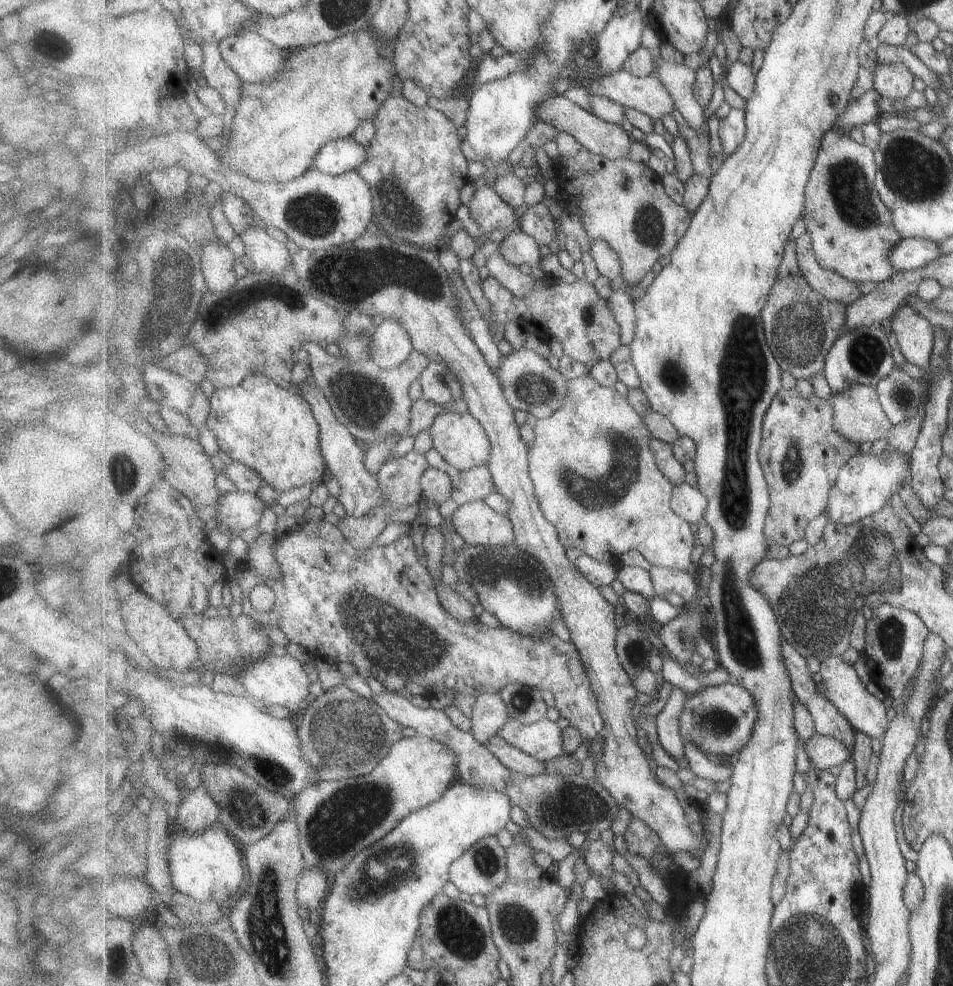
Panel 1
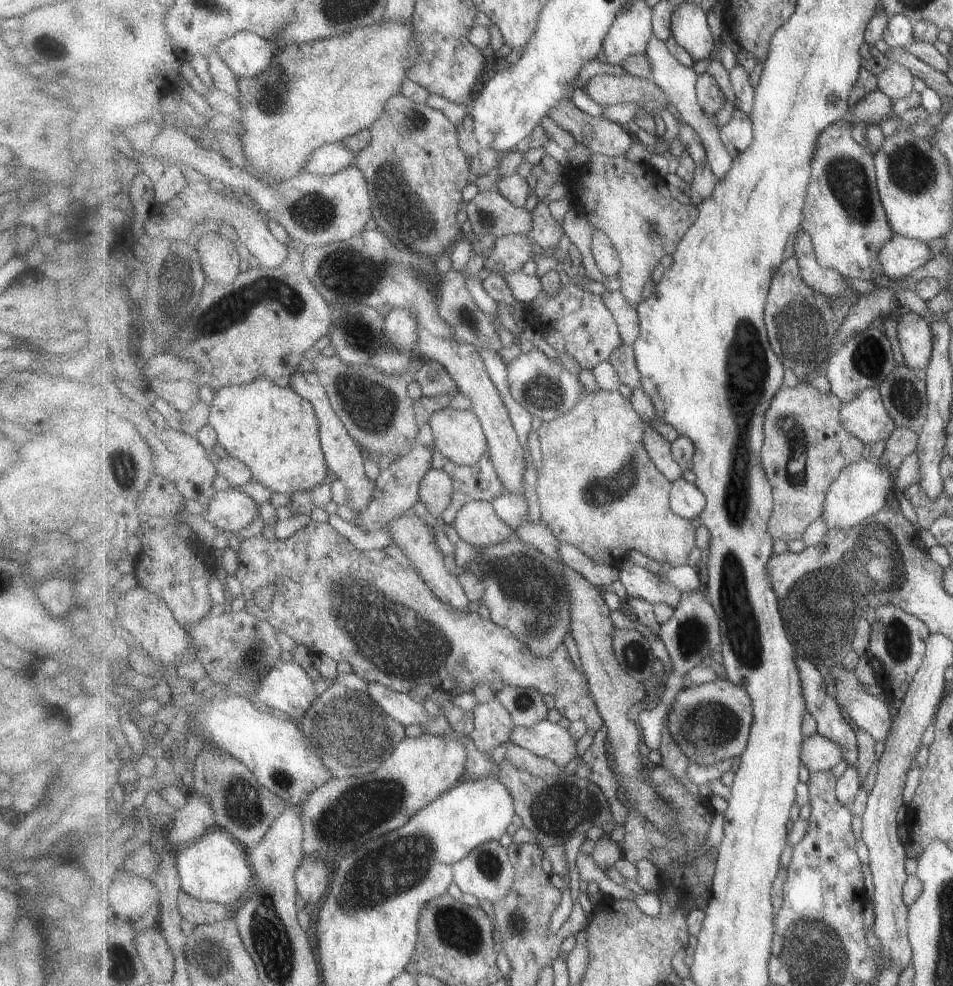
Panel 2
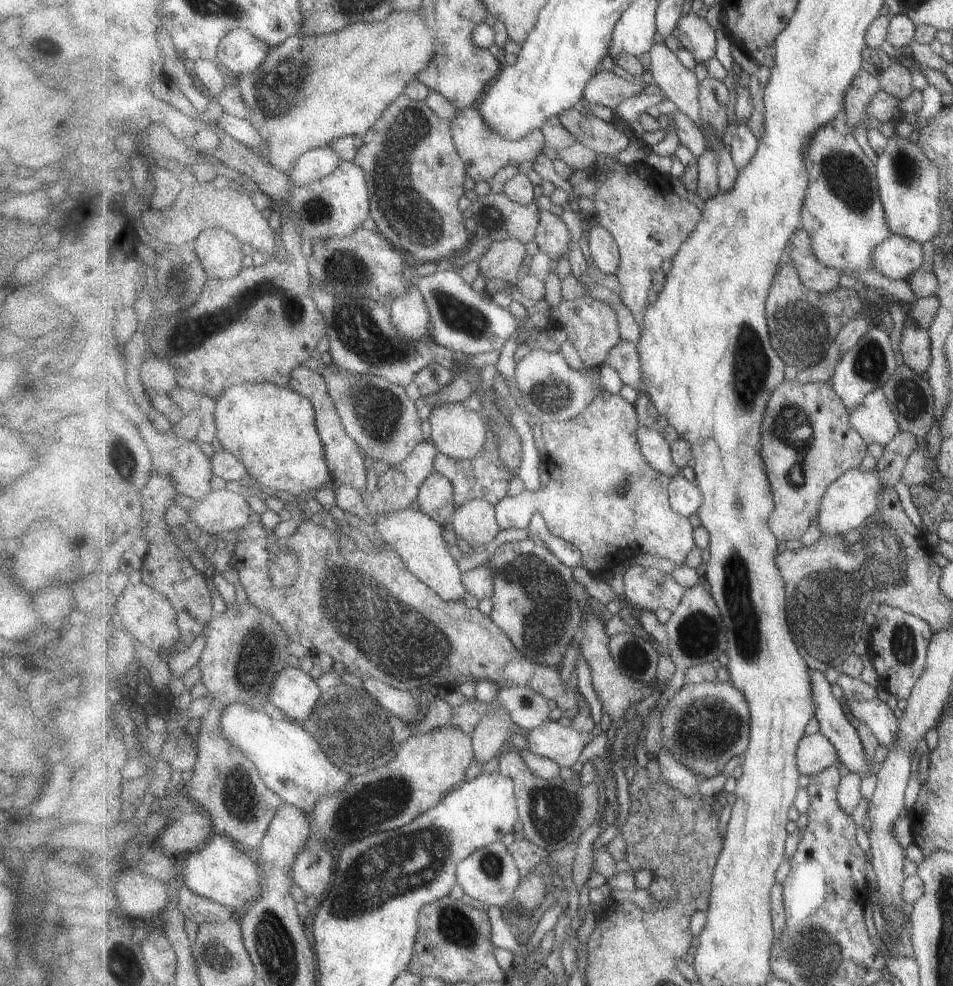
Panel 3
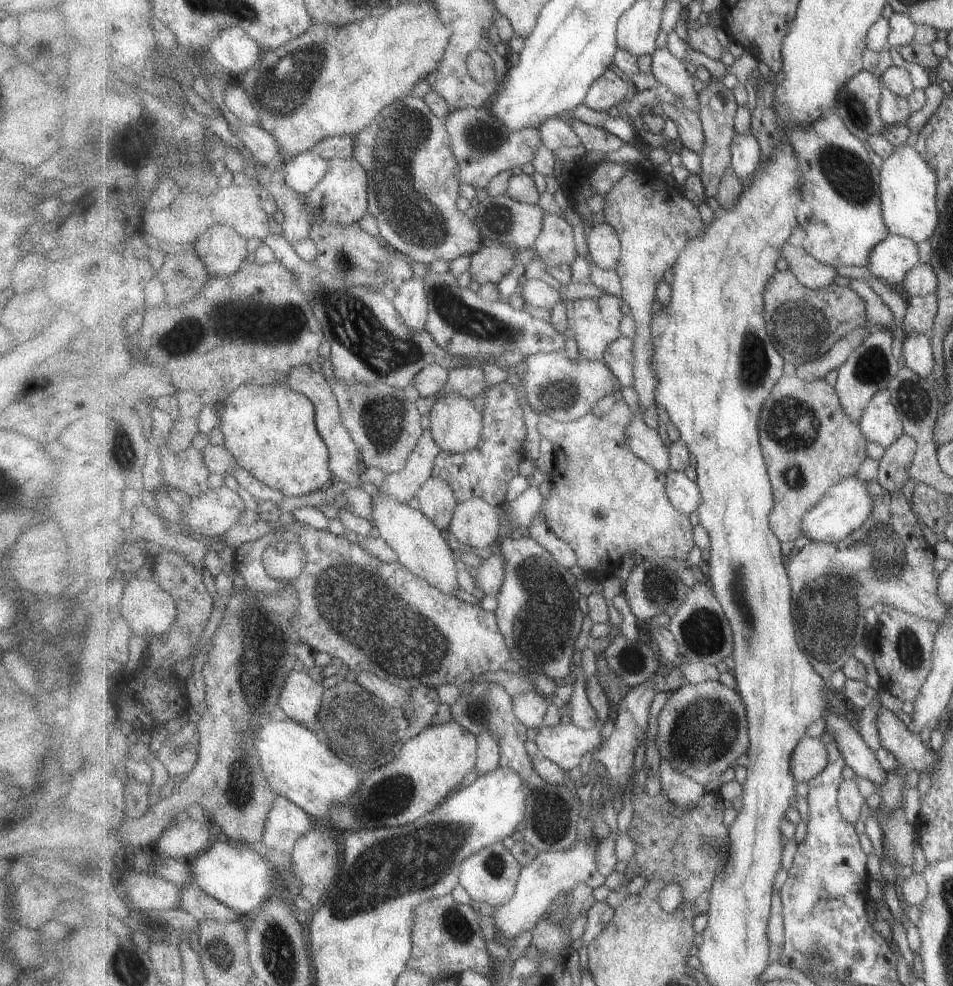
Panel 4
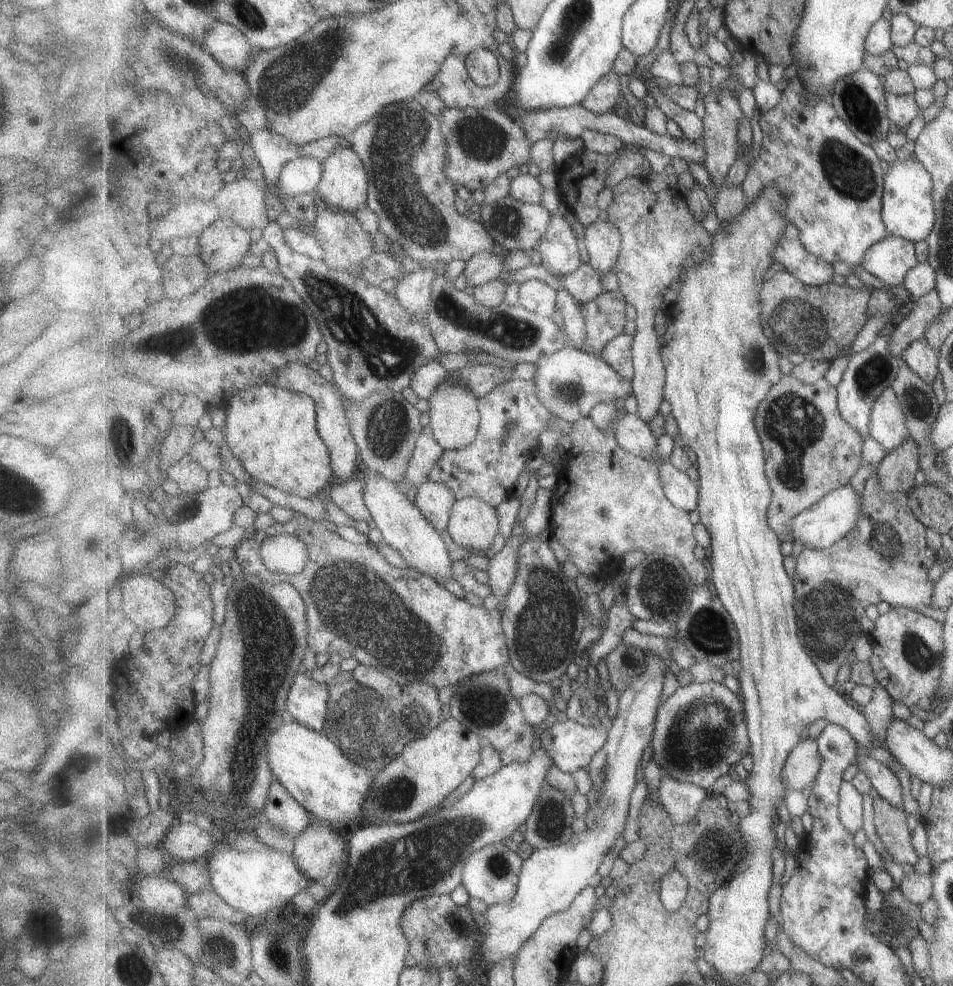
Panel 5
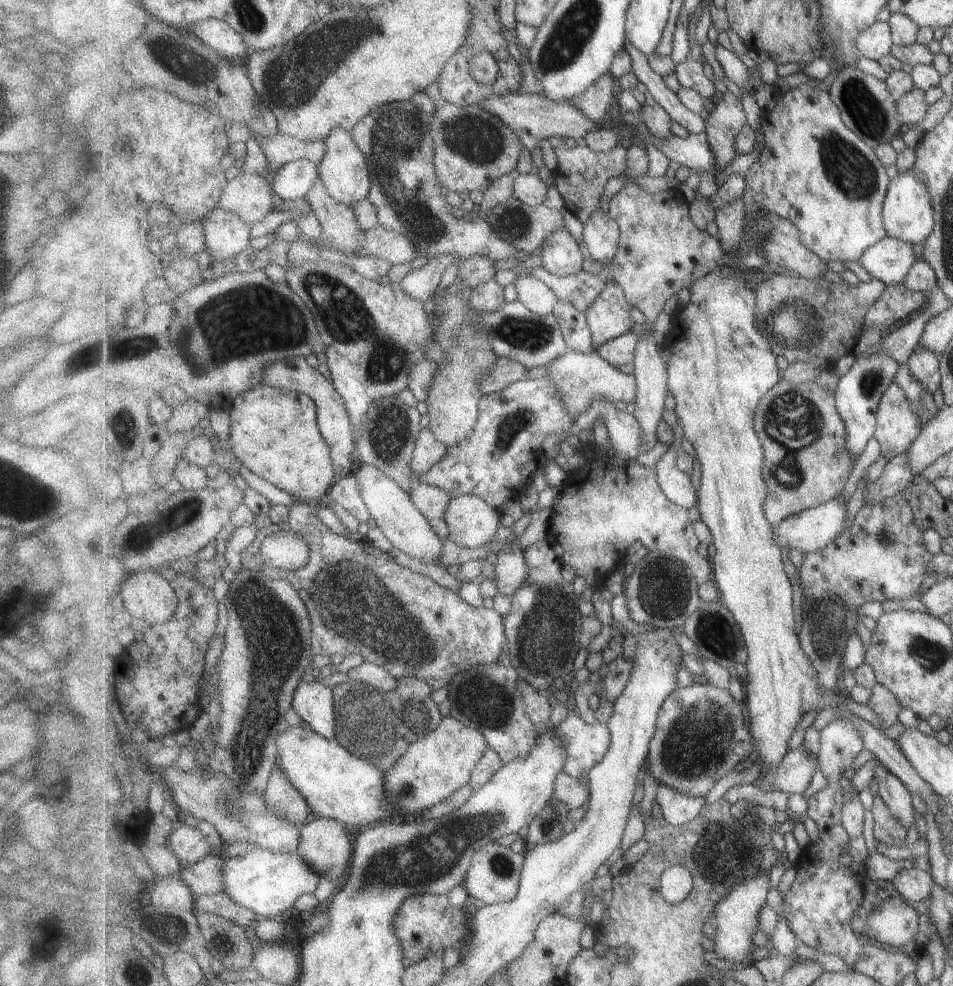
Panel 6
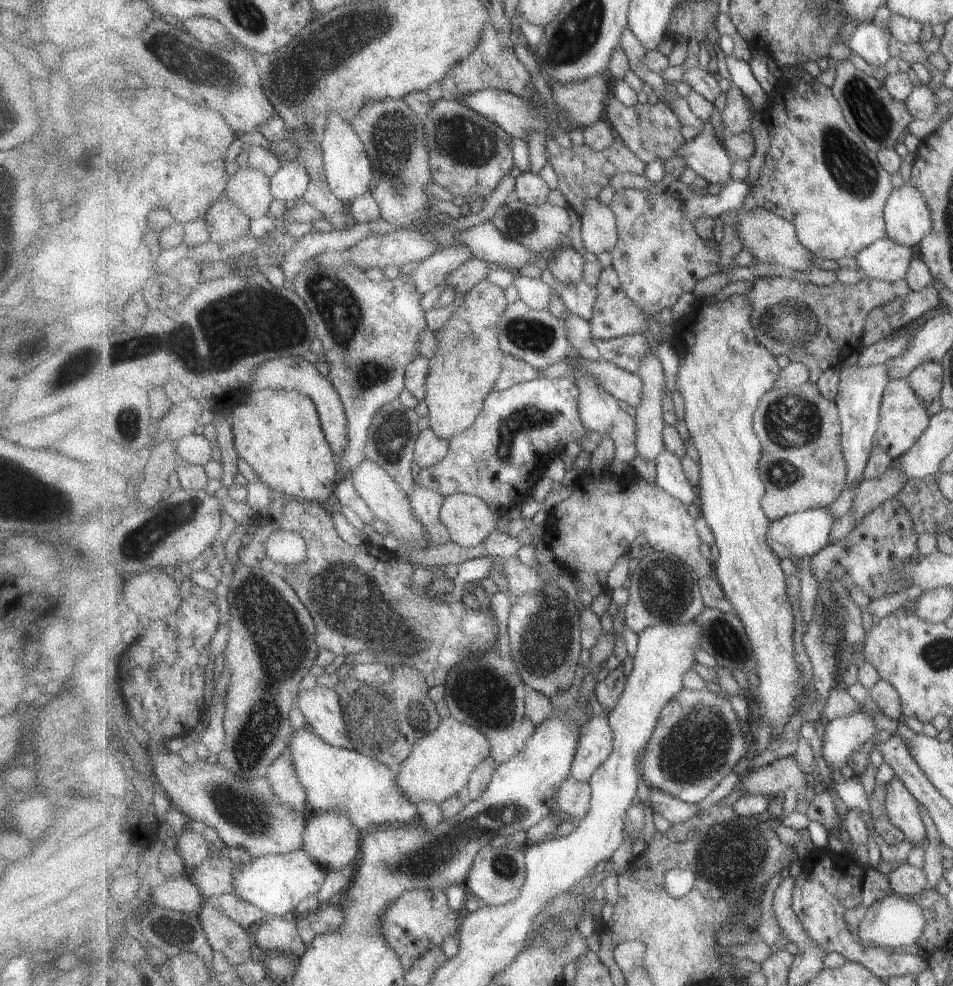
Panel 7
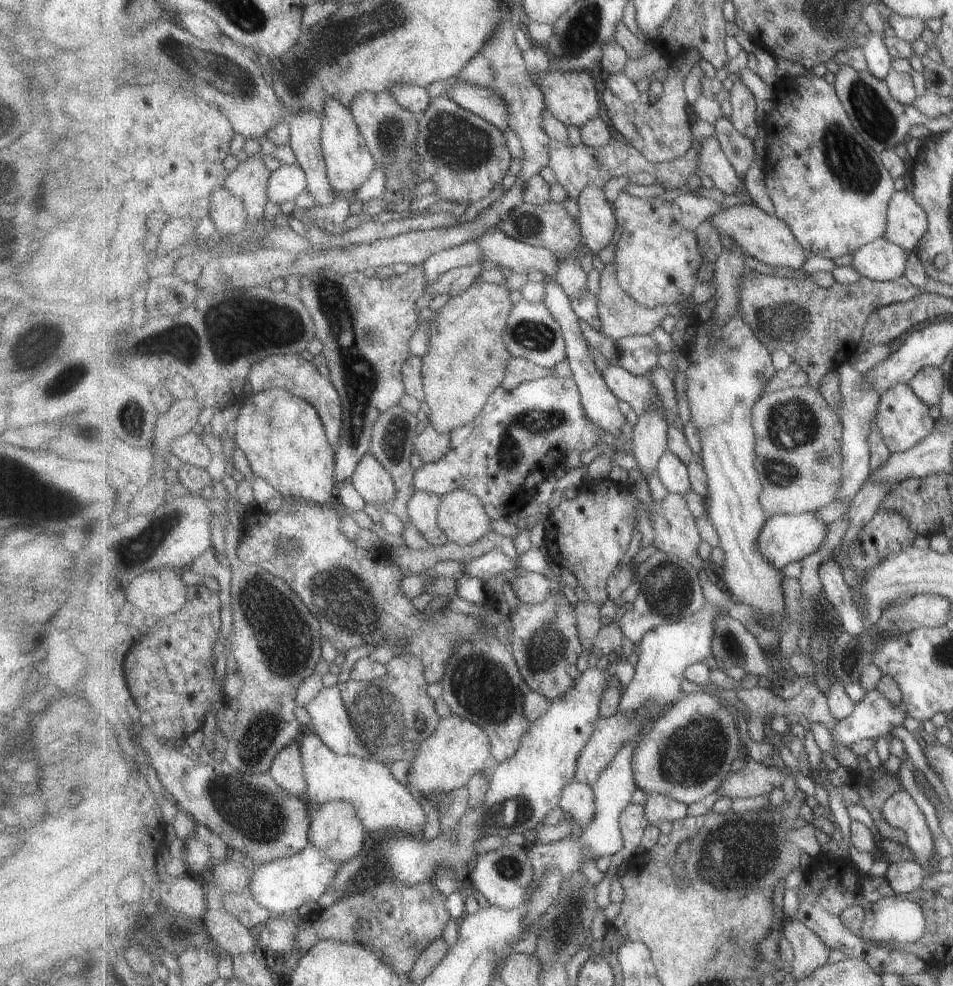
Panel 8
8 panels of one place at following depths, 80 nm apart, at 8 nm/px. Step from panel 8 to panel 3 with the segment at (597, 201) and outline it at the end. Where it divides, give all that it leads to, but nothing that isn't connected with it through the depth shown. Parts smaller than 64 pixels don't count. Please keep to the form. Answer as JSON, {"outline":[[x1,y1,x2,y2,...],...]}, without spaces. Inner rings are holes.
{"outline":[[596,224,590,228,587,240,593,261,599,270,615,276,620,268,621,254,619,245,611,232]]}

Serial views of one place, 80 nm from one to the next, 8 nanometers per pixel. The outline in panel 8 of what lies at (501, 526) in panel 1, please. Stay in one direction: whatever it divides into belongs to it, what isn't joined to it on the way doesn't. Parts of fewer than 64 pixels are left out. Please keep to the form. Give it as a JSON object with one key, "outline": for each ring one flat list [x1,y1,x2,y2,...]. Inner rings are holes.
{"outline":[[467,489,443,495,438,510,438,525,450,541,470,545,491,531,491,519,483,500]]}

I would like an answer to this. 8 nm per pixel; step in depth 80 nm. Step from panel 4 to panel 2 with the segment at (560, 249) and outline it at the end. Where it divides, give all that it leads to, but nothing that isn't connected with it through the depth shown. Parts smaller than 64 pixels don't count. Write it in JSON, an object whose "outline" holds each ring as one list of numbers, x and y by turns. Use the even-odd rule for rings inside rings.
{"outline":[[539,201,534,207,532,215,534,227,528,236,530,240,537,242,543,249,555,248,566,232,562,225,553,218,553,214,549,210,549,201]]}

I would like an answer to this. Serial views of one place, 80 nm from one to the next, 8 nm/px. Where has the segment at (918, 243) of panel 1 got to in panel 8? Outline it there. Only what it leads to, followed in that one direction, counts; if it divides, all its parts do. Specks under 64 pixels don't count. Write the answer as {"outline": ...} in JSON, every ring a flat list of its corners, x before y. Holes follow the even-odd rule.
{"outline":[[884,236,867,243,852,255,855,270,874,281,892,281,904,275,909,251]]}

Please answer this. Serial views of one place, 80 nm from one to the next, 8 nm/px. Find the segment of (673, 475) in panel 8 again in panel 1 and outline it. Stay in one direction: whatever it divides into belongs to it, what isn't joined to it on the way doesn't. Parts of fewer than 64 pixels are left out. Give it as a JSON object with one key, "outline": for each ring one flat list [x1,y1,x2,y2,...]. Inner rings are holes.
{"outline":[[683,481,676,484,672,492,672,509,690,523,699,525,703,520,708,498,697,486,691,486]]}

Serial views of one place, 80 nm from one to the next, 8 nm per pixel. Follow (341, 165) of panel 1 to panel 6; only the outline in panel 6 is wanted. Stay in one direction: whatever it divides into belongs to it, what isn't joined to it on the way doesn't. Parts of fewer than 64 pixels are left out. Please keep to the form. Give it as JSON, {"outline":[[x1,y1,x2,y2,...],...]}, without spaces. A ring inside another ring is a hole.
{"outline":[[297,159,281,167,272,182,274,194,287,202,294,202,308,194,319,180,317,163]]}

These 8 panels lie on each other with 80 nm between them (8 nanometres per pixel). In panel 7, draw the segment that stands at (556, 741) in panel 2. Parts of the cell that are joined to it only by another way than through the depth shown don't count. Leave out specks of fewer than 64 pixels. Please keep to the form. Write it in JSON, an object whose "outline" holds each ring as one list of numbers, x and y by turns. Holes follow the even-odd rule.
{"outline":[[608,715,593,716,591,720,580,727,582,732,580,748,572,766,571,776,581,782,589,783,599,767,612,755,615,736]]}

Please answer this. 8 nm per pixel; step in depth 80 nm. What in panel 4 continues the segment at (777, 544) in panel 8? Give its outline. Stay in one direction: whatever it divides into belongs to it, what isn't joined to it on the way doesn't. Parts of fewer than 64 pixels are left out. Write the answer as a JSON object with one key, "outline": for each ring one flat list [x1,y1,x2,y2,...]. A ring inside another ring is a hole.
{"outline":[[849,476,828,490,828,494,812,508,803,518,802,534,815,542,834,543,849,536,863,526,868,516,872,514,875,501,869,492,869,482,857,476]]}

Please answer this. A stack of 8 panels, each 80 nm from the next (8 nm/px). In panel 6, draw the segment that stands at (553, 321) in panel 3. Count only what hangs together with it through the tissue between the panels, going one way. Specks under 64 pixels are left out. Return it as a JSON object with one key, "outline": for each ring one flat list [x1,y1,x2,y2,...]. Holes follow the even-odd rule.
{"outline":[[611,274,603,292,586,312,596,350,602,344,632,330,635,322,629,312,633,307,624,289]]}

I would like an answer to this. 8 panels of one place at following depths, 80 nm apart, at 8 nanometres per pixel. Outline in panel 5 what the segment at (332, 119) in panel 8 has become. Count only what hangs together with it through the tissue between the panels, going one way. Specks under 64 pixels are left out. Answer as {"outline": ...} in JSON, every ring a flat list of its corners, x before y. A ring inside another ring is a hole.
{"outline":[[341,145,327,160,323,162,324,172,314,196,327,202,331,210,339,210,356,215,368,204,368,188,370,185,368,170,356,150,349,145]]}

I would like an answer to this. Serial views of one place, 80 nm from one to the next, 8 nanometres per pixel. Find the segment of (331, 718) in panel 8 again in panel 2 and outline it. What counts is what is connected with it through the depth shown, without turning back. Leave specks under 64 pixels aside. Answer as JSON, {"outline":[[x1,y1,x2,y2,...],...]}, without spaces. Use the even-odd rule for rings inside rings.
{"outline":[[279,659,260,680,254,700,301,721,317,700,315,682,295,661]]}

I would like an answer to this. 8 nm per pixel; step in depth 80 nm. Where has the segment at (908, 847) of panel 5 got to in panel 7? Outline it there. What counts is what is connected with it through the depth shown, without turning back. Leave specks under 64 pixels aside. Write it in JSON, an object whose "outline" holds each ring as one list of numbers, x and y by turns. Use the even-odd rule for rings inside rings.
{"outline":[[877,785,870,794,868,802,870,803,869,813,871,814,876,831,890,843,901,844,906,839,906,834,897,828,892,820,889,820,886,809,886,800,888,798,887,785]]}

